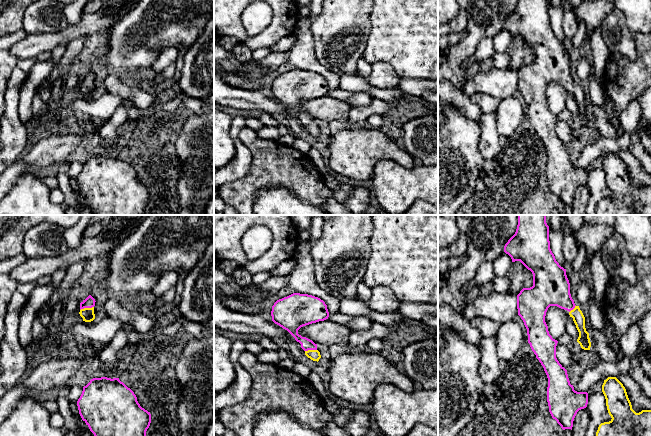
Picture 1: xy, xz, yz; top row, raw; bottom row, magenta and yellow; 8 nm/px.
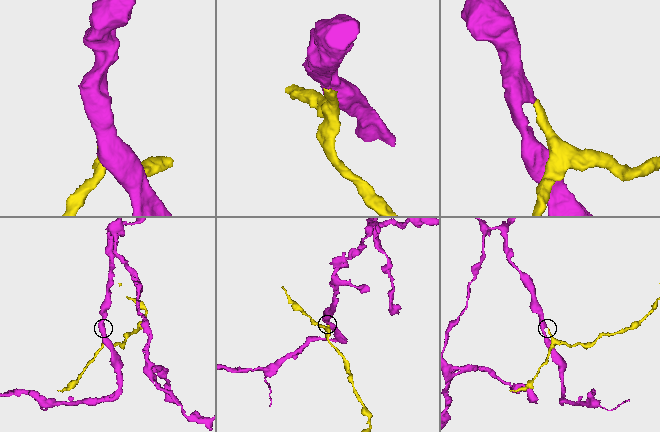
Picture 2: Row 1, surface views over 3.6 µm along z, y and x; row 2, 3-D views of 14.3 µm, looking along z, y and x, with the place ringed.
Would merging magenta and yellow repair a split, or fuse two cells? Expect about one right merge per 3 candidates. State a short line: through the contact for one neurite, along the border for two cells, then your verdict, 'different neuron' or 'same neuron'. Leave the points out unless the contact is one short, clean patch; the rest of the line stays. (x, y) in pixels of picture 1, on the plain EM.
line xy (89, 78), (86, 83), (87, 90); same neuron

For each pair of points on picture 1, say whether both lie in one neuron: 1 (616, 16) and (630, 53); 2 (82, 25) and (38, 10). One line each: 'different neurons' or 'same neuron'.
1: same neuron
2: different neurons

